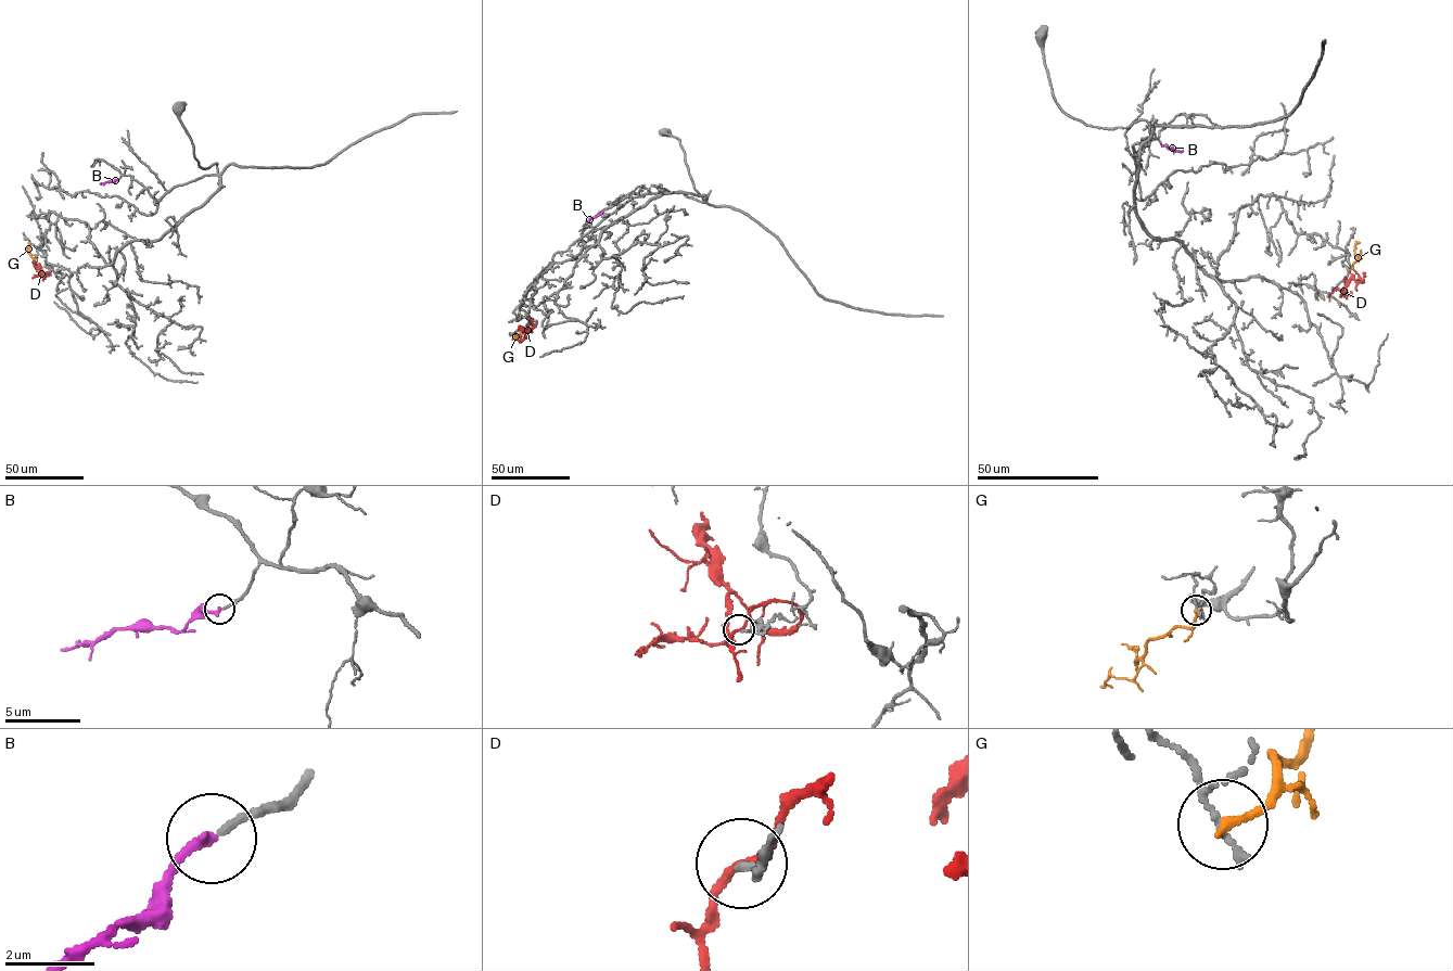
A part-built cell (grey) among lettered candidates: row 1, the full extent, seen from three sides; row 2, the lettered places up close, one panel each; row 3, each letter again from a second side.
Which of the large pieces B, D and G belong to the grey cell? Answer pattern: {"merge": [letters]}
{"merge": ["B"]}

